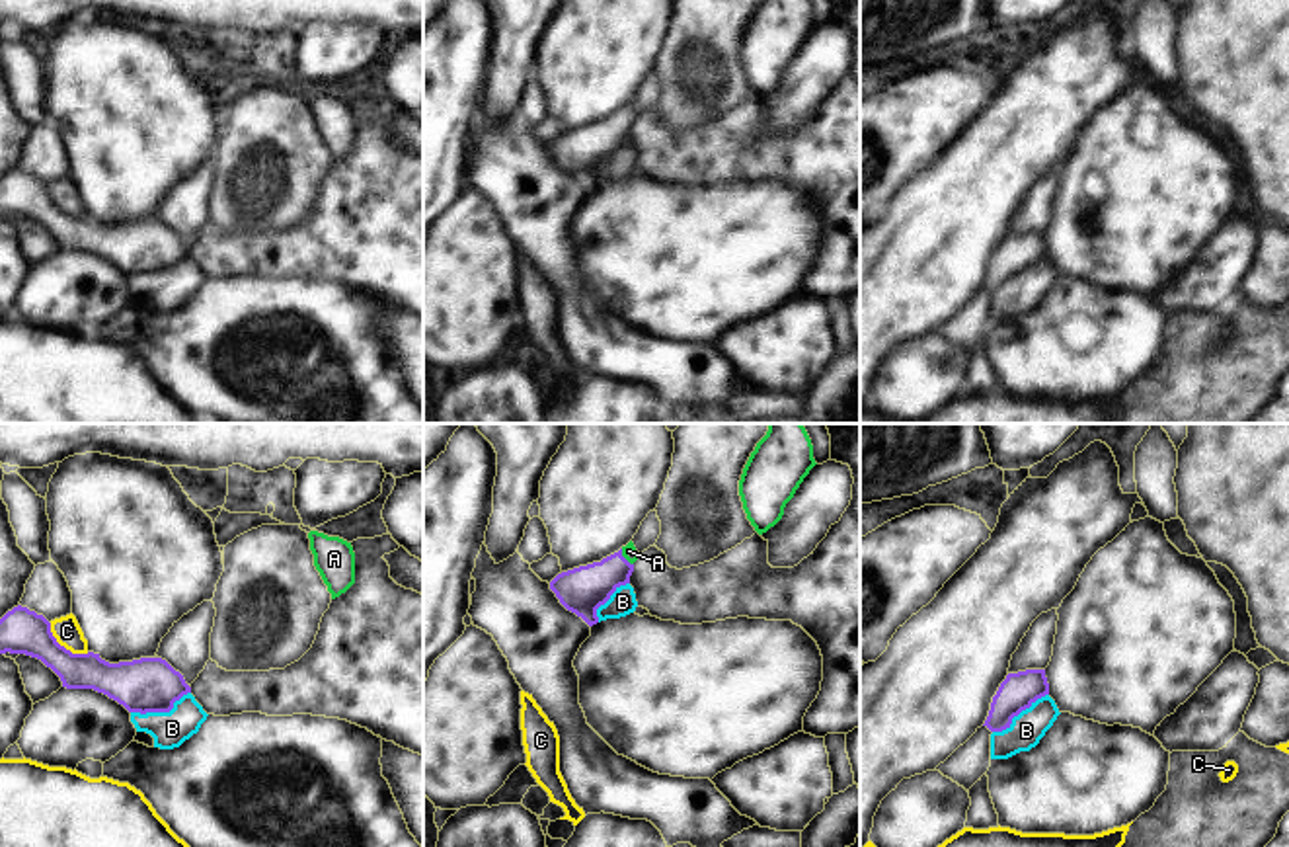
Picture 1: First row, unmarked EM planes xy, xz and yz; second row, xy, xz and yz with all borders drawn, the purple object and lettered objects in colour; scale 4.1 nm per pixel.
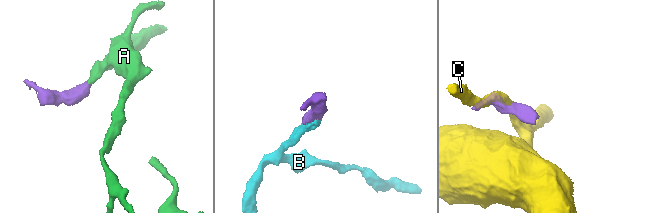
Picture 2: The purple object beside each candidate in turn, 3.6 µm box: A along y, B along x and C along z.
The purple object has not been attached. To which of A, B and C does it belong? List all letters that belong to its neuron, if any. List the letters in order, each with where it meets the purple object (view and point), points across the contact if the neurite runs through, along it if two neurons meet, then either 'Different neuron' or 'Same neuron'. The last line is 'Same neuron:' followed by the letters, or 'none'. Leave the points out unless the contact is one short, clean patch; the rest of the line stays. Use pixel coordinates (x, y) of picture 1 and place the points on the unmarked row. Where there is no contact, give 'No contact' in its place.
A: Touches purple at xz (623, 120). Path across: xz (582, 153), (597, 145), (623, 120), (628, 114). Same neuron
B: Touches purple at xy (160, 274). Boundary: xy (190, 254), (168, 274), (131, 276). Different neuron
C: Touches purple at xy (63, 209). Boundary: xy (49, 186), (51, 198), (61, 207), (73, 215), (88, 215). Different neuron
Same neuron: A.

